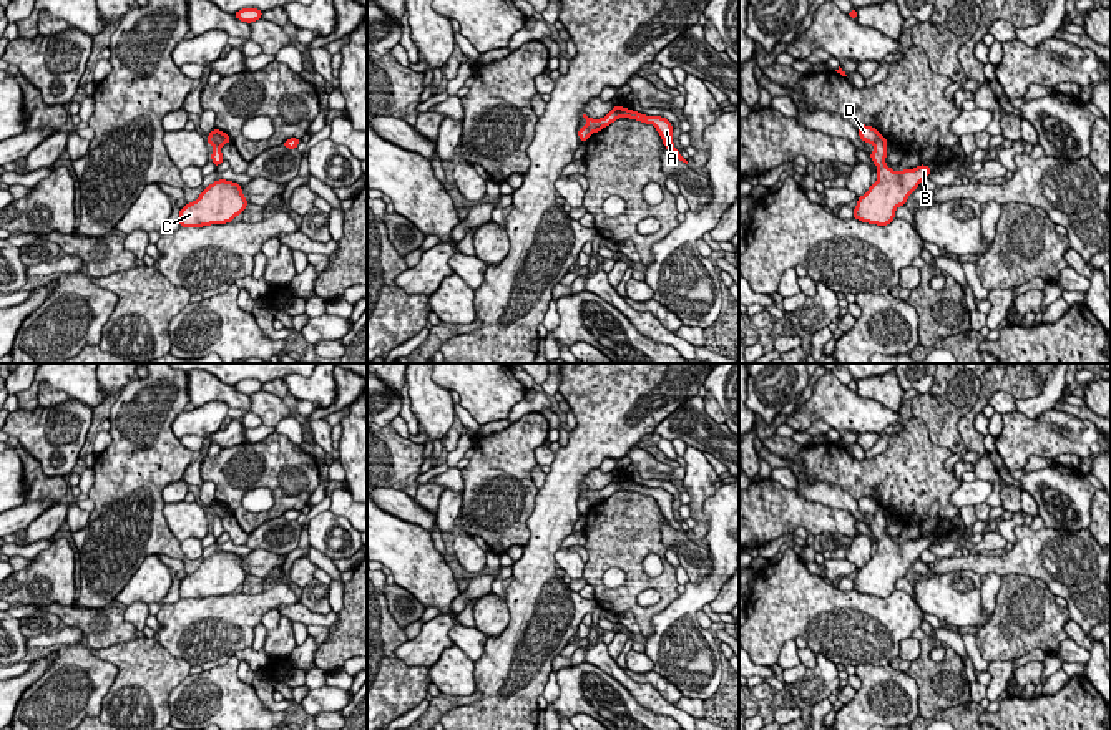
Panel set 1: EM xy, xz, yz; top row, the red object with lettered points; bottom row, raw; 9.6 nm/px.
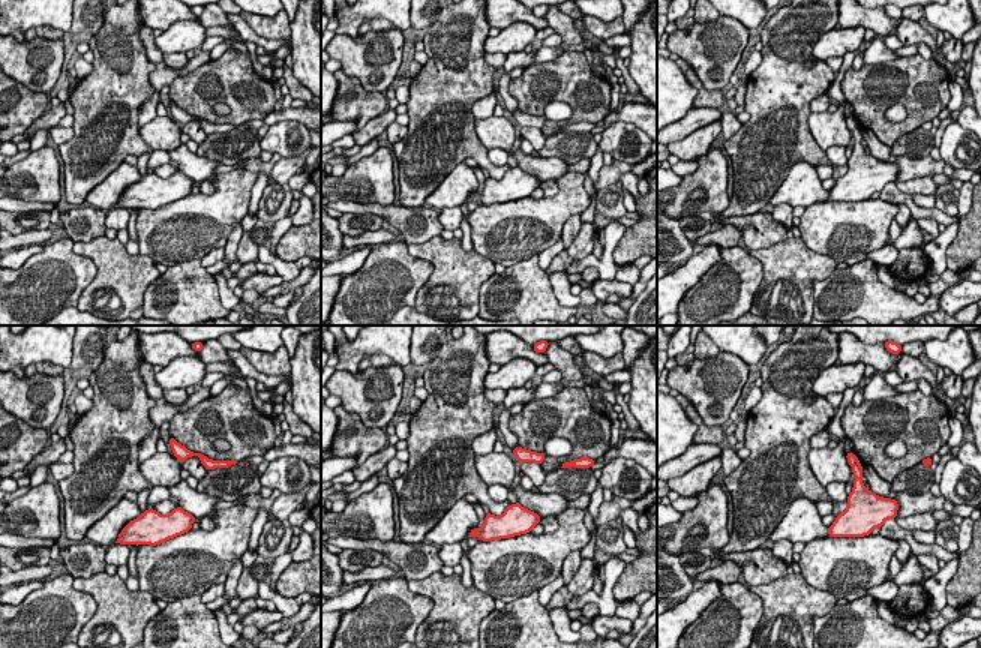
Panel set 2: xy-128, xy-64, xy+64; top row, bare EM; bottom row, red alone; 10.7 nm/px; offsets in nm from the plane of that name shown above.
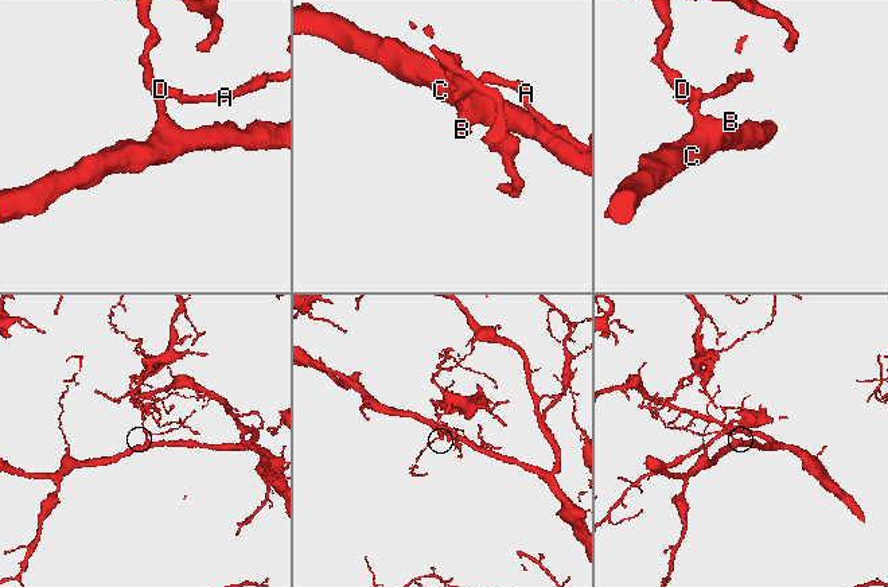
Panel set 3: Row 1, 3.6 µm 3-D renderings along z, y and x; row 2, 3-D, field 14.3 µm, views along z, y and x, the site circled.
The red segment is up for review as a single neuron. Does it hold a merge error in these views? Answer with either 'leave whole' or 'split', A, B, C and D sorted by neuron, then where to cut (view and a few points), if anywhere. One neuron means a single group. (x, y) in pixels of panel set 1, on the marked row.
split; A D / B C; cut in xy along (210, 133), (220, 146)

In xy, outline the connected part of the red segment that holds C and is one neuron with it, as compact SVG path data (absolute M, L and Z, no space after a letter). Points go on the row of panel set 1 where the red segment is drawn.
M218 179L203 189L199 197L179 209L179 227L226 224L244 212L247 199L241 184Z

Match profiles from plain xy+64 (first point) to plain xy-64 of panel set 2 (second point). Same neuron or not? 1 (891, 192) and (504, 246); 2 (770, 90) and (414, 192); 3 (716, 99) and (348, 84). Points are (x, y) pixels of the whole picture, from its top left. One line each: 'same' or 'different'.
1: different
2: same
3: same

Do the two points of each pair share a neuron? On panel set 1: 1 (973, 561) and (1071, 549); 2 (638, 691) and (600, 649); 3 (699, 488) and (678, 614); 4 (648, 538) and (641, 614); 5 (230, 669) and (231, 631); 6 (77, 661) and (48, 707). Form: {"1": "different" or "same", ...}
{"1": "same", "2": "same", "3": "different", "4": "same", "5": "different", "6": "same"}

